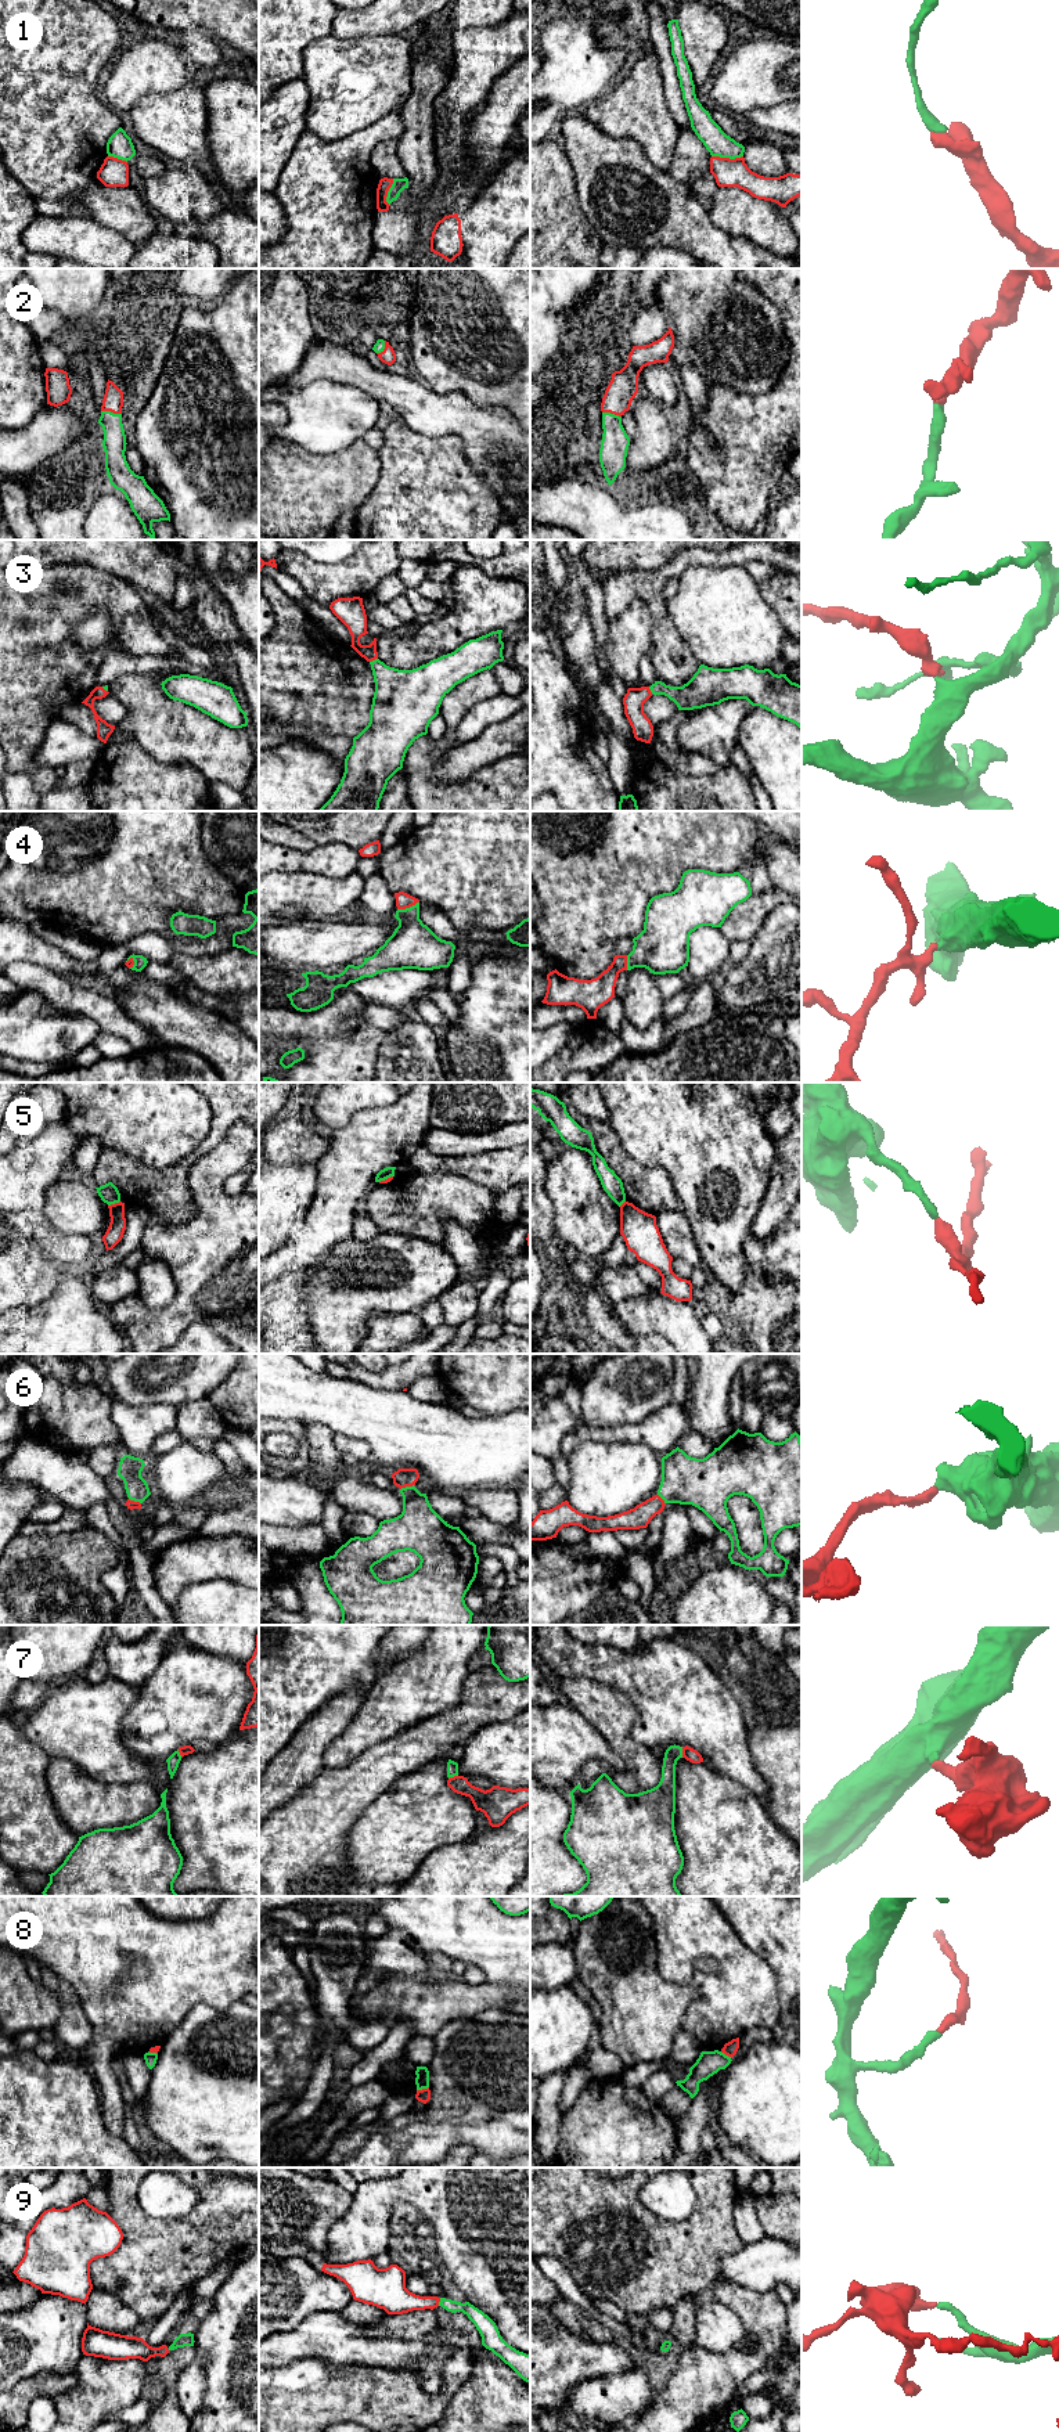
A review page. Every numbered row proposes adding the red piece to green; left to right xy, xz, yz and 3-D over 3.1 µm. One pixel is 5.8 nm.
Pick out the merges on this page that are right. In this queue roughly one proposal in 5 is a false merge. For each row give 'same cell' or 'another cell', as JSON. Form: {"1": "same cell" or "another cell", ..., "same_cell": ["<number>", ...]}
{"1": "another cell", "2": "same cell", "3": "same cell", "4": "same cell", "5": "another cell", "6": "same cell", "7": "same cell", "8": "another cell", "9": "same cell", "same_cell": ["2", "3", "4", "6", "7", "9"]}

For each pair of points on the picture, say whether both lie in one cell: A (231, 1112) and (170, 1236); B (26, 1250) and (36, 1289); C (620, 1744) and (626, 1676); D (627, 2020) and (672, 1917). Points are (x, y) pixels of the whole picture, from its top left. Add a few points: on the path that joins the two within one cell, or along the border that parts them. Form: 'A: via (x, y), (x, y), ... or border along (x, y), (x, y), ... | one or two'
A: border along (233, 1123), (226, 1135), (190, 1171) | two
B: via (26, 1260), (26, 1279) | one
C: border along (594, 1681), (631, 1700), (633, 1725) | two
D: border along (649, 1917), (656, 1939), (658, 1971), (669, 1980) | two

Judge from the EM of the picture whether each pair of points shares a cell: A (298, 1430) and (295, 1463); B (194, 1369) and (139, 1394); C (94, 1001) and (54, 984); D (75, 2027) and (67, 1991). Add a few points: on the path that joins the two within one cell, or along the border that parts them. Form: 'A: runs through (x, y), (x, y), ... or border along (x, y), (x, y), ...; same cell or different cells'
A: runs through (301, 1438), (302, 1455); same cell
B: runs through (180, 1369), (164, 1369), (152, 1380); same cell
C: runs through (85, 1001), (64, 993); same cell
D: runs through (72, 2018), (69, 1999); same cell

